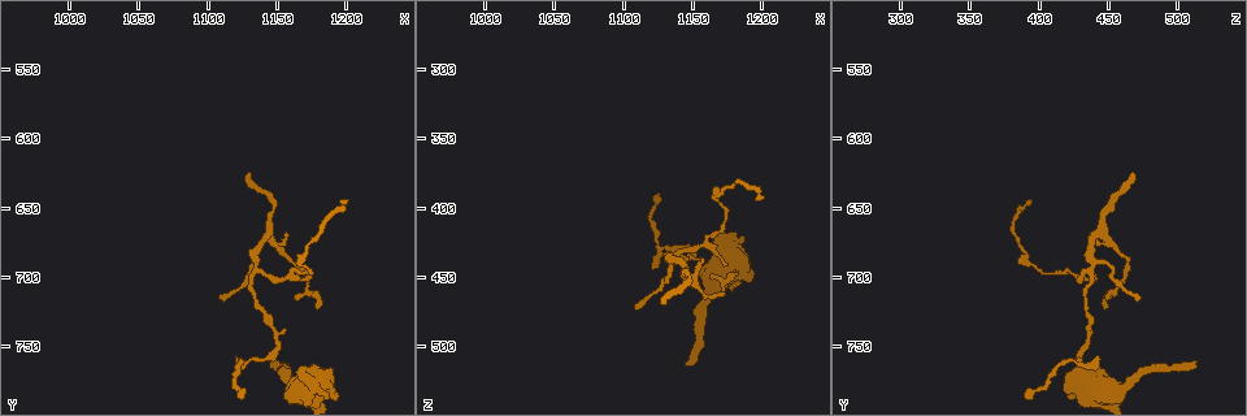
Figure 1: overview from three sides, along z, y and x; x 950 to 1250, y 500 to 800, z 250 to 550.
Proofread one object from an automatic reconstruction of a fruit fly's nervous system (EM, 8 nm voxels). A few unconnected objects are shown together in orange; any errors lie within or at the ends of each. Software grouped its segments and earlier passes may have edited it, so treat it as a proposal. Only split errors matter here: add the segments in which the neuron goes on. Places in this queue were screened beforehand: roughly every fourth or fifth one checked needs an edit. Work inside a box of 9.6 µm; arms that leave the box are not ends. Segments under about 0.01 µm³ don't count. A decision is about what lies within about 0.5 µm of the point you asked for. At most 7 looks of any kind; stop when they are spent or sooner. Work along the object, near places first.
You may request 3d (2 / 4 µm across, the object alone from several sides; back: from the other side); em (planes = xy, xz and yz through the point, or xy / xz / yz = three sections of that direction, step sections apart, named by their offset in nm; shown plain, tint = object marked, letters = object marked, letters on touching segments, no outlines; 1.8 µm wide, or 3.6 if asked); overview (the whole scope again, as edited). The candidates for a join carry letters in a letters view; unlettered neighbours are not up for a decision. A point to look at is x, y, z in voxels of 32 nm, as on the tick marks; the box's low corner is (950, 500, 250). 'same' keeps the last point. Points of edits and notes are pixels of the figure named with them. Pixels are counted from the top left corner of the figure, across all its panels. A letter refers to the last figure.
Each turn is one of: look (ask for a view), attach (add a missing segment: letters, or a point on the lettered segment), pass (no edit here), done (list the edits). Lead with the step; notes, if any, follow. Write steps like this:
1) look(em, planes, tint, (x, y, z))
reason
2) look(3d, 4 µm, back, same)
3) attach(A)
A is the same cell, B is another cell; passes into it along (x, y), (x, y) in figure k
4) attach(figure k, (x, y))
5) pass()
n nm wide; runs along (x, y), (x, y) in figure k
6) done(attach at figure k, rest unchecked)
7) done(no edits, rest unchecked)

look(3d, 4 µm, (1132, 624, 466))
tapers out

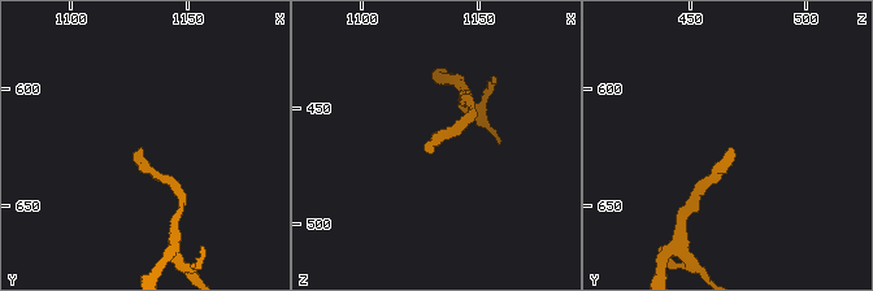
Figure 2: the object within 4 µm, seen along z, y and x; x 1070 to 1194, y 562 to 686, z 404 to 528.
look(em, xz, step 16, letters, (1130, 625, 468))

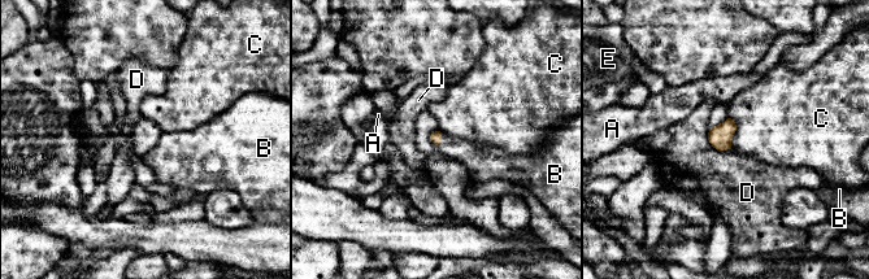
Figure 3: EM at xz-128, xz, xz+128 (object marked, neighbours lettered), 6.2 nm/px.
look(em, planes, letters, same)
another direction

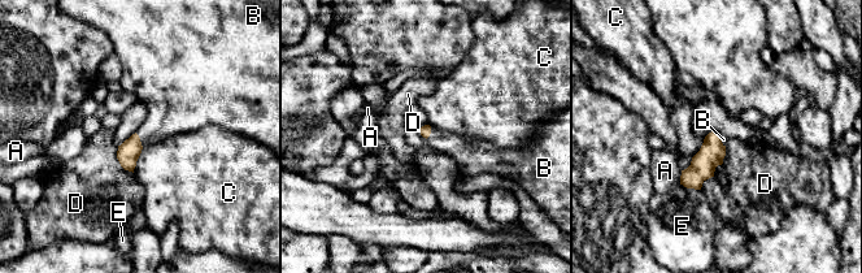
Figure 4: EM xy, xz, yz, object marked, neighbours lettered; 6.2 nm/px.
attach(B)
B is the same cell, A, C, D and E are other cells; it goes on there

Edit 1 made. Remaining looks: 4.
look(3d, 2 µm, (1146, 764, 512))
an open end

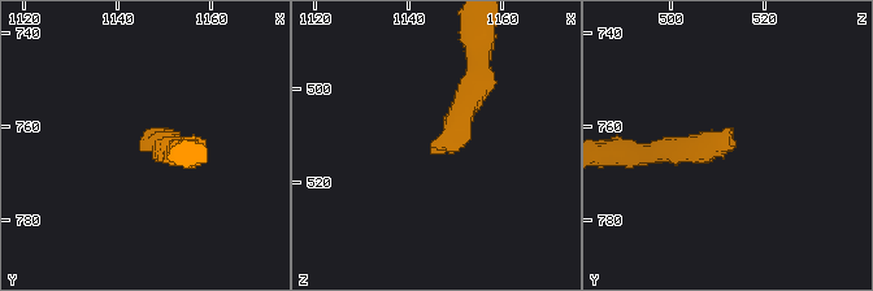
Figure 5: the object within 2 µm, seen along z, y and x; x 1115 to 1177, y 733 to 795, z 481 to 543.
look(em, planes, letters, (1146, 765, 513))
now the EM

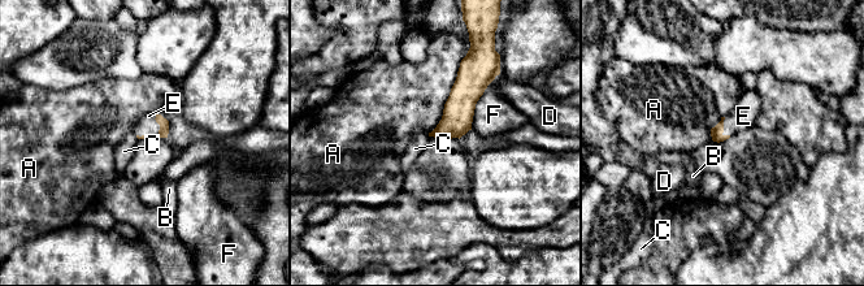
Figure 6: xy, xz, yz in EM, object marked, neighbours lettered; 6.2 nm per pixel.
attach(E)
A touches over 550 nm; E is the same cell, A, B, C, D and F are other cells; passes into it along (164, 124), (157, 134), (147, 125) in figure 6; it goes on there

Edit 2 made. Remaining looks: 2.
done(attach at figure 4, attach at figure 6, rest unchecked)

